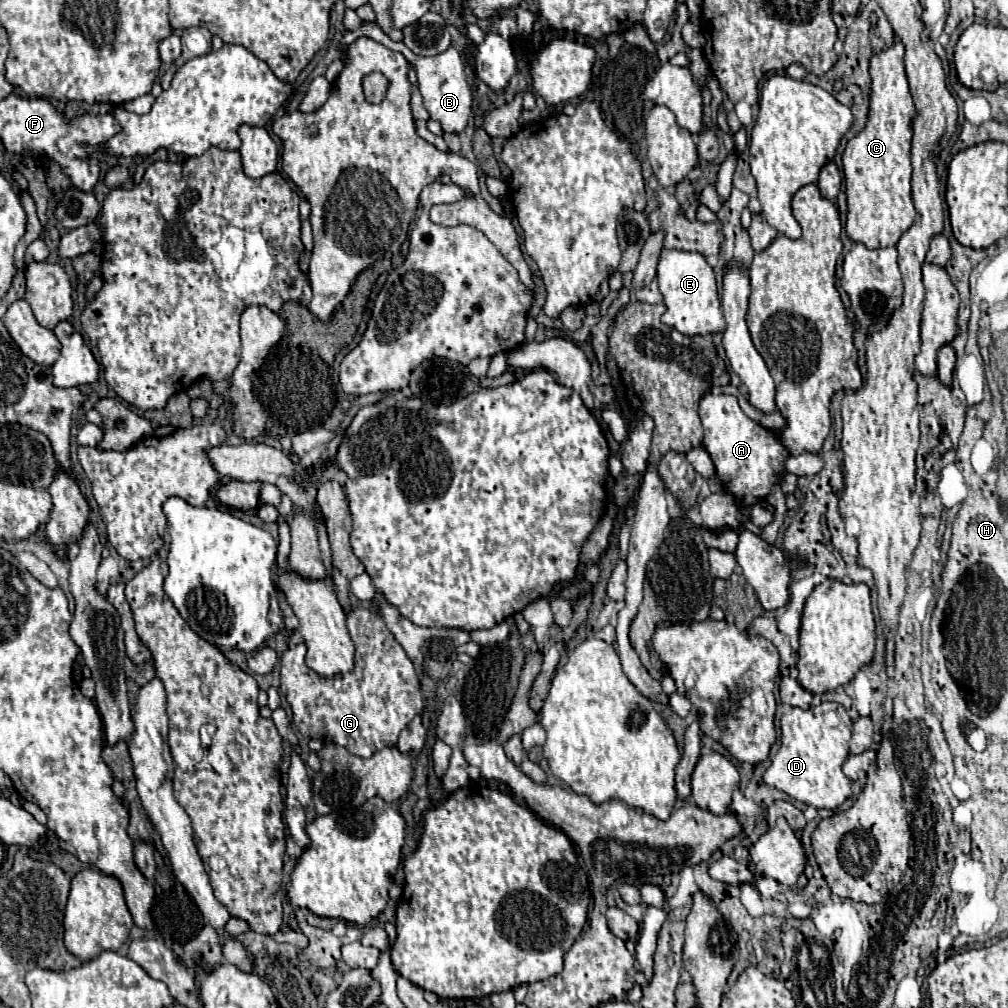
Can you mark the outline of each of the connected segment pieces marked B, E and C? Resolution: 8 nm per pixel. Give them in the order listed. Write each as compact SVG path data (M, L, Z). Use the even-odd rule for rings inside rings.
M363 22L358 29L346 32L339 49L344 50L345 46L349 46L350 43L353 43L361 36L369 37L393 51L401 52L416 69L418 89L422 93L424 107L430 113L430 119L438 121L442 125L444 133L456 133L458 135L458 133L464 131L464 127L468 125L468 119L472 117L472 91L470 91L468 81L466 81L464 59L454 47L450 47L448 51L444 51L440 55L434 55L434 57L420 57L420 55L415 55L410 51L403 42L392 41L376 24Z
M662 249L660 263L658 263L658 283L666 303L666 313L662 315L662 323L678 329L682 335L688 337L724 333L726 323L720 311L716 277L712 267L706 263L704 255Z
M896 41L890 49L876 53L870 61L870 75L872 93L868 123L848 141L842 155L842 169L848 197L846 235L856 243L864 243L868 249L878 249L894 247L916 217L910 193L910 141L916 107L904 73L904 45Z

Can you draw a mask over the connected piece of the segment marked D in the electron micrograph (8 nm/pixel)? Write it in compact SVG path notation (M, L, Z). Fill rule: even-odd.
M822 703L806 711L798 707L786 709L780 719L780 749L764 773L764 783L818 809L840 807L852 795L852 781L842 773L842 765L850 755L848 741L852 735L844 715L848 713L838 703Z

